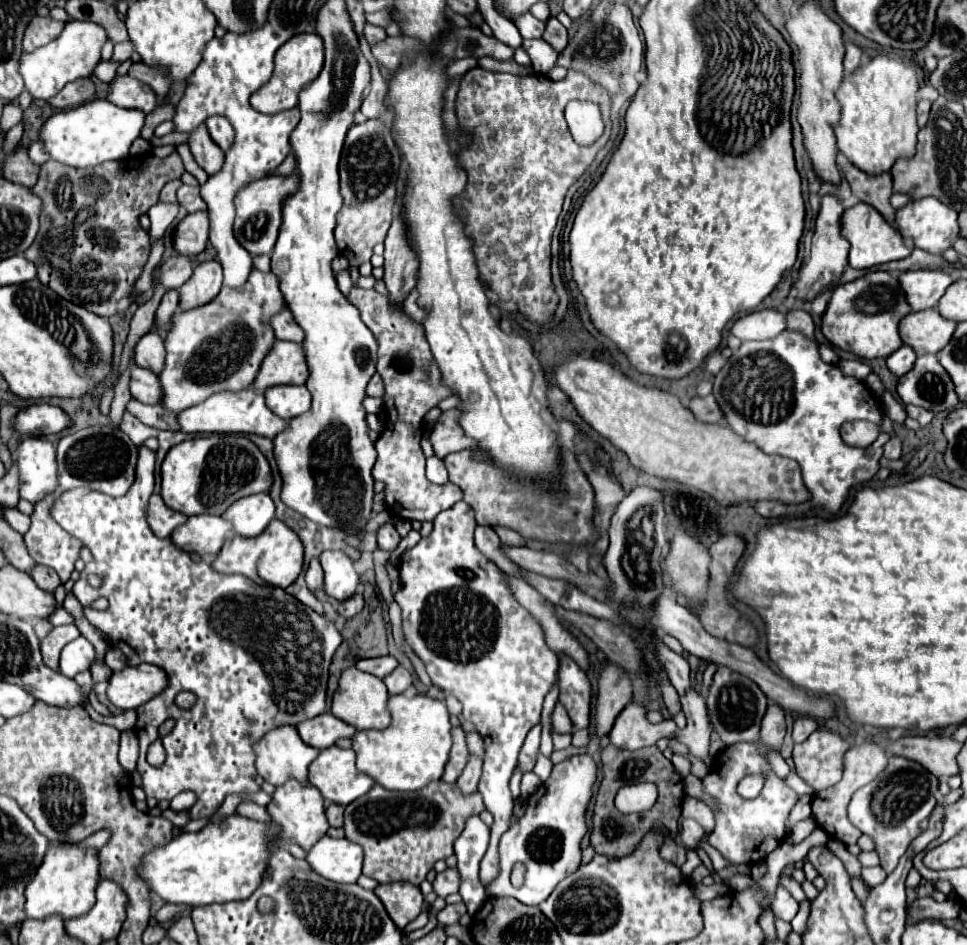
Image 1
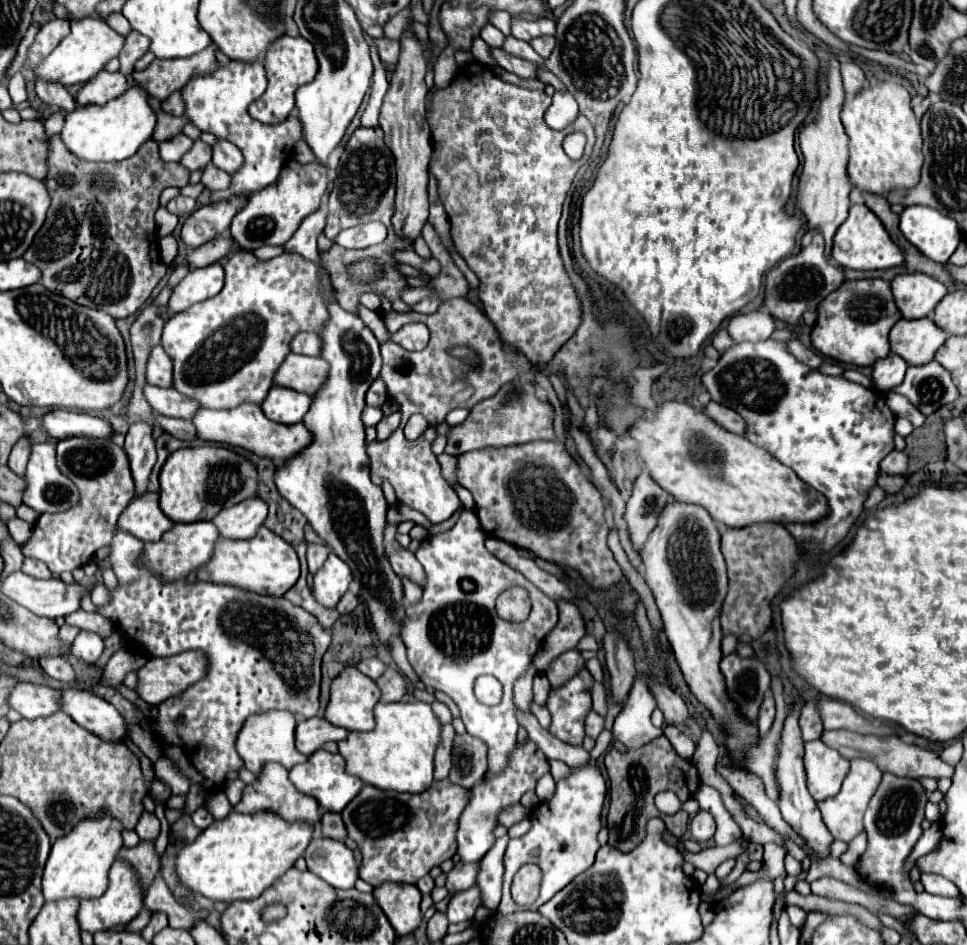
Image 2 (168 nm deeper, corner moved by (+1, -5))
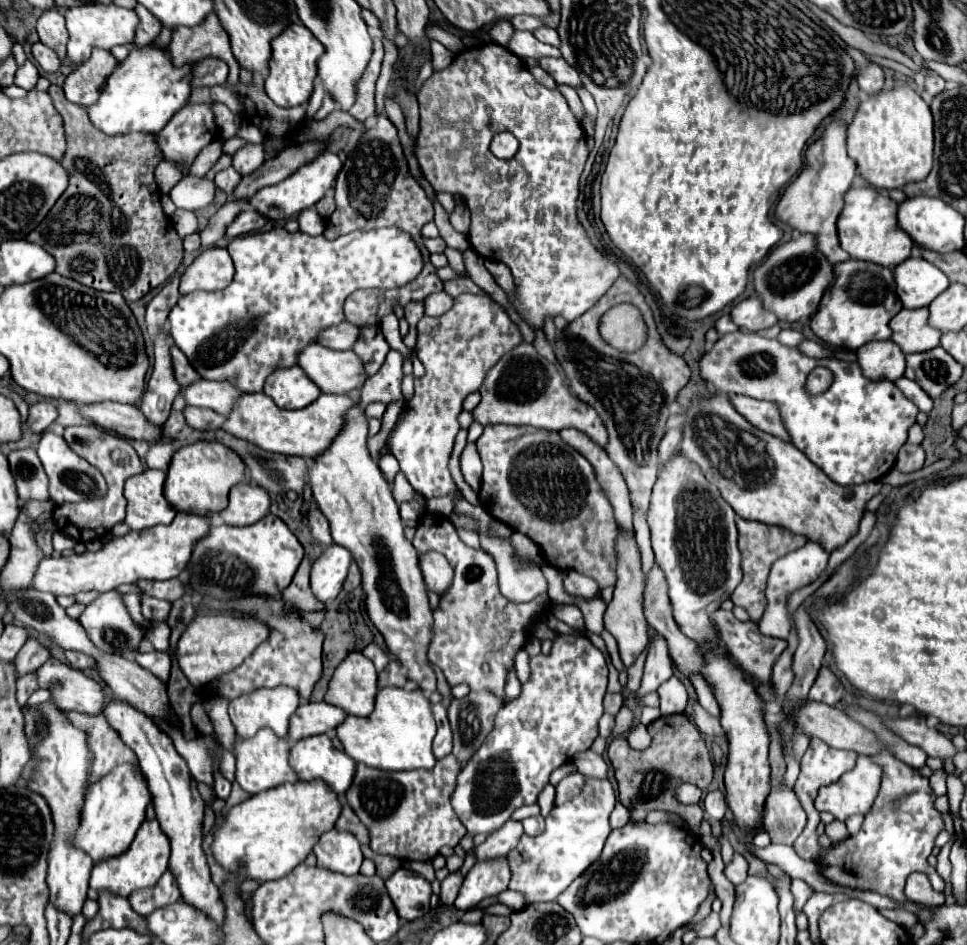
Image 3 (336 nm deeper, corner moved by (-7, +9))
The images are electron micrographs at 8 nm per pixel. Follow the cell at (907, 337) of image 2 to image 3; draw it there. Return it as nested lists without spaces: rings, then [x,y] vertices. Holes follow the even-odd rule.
[[[901,309],[891,319],[891,341],[903,353],[921,353],[939,345],[941,331],[927,325],[929,309]]]

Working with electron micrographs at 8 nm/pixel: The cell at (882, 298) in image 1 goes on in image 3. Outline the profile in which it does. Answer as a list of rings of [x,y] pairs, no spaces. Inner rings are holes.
[[[849,259],[835,265],[833,285],[829,285],[829,289],[825,291],[817,313],[811,317],[809,327],[825,343],[855,351],[869,341],[889,339],[889,321],[901,309],[903,305],[895,293],[895,279],[891,269],[869,261]]]

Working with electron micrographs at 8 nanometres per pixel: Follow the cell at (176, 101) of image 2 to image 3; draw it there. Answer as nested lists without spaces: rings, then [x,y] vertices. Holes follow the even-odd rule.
[[[207,57],[197,61],[195,65],[195,75],[193,75],[193,87],[203,87],[203,85],[215,85],[215,83],[225,83],[227,81],[227,63],[219,61],[215,57]]]

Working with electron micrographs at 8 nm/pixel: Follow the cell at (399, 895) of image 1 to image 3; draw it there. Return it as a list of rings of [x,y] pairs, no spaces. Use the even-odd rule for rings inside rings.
[[[397,869],[387,881],[389,897],[397,909],[397,915],[405,921],[421,919],[429,913],[431,885],[411,869]]]

